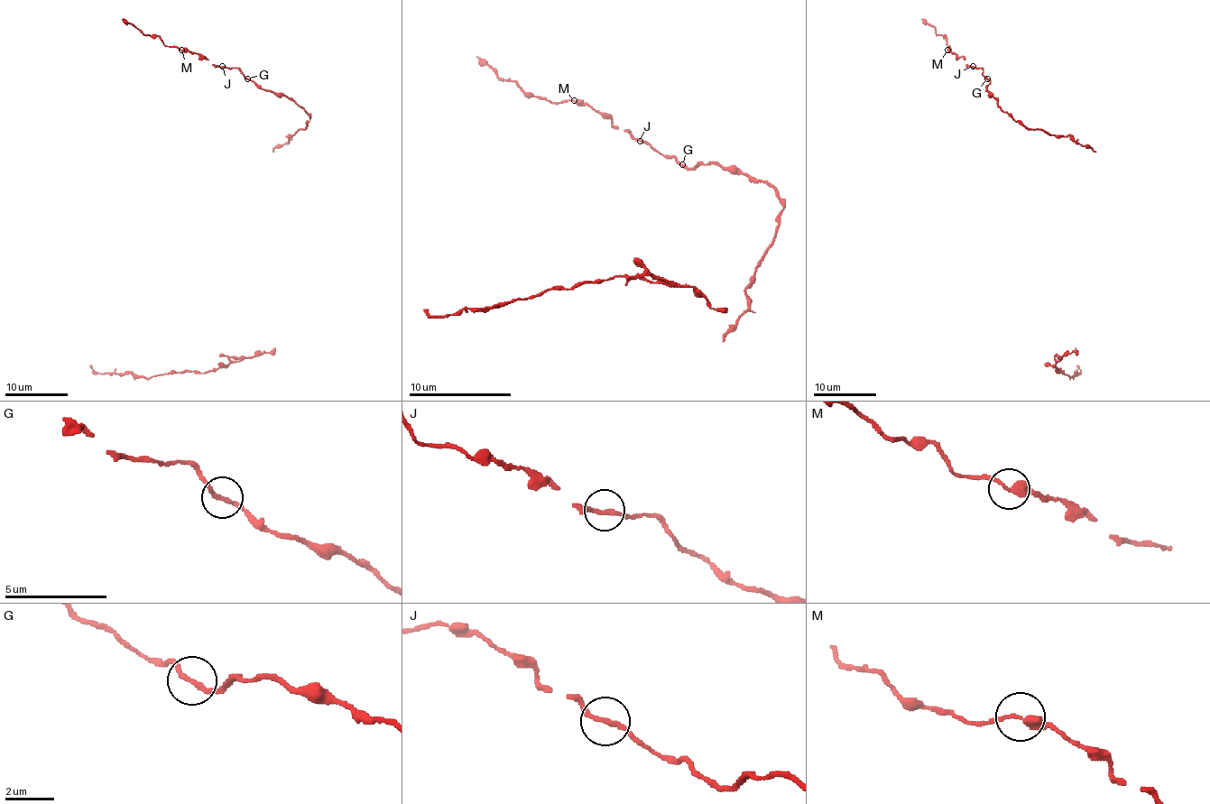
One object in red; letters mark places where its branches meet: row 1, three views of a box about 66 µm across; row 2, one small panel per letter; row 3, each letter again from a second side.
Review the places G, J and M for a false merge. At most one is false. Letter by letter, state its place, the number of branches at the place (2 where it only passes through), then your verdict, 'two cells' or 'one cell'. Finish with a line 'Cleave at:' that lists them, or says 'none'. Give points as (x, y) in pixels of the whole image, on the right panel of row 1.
G: (987, 78) | 2 | two cells
J: (973, 66) | 2 | one cell
M: (947, 50) | 2 | one cell
Cleave at: G

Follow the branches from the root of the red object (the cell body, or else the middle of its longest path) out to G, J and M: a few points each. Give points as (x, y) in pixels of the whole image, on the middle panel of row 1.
G: (722, 336), (748, 308), (745, 287), (773, 238), (784, 202), (769, 184), (743, 171), (681, 163)
J: (722, 336), (748, 308), (745, 287), (784, 202), (743, 171), (720, 163), (688, 169), (640, 141)
M: (722, 336), (748, 308), (745, 287), (784, 202), (743, 171), (681, 166), (573, 99)

